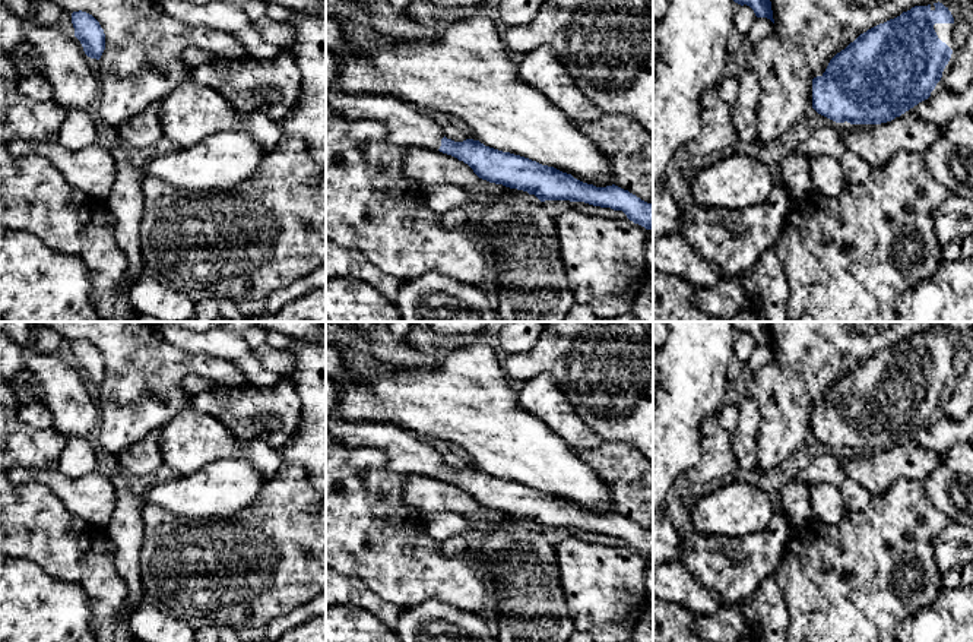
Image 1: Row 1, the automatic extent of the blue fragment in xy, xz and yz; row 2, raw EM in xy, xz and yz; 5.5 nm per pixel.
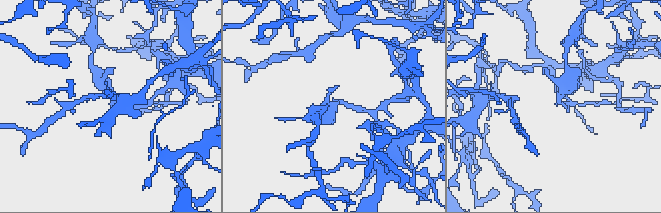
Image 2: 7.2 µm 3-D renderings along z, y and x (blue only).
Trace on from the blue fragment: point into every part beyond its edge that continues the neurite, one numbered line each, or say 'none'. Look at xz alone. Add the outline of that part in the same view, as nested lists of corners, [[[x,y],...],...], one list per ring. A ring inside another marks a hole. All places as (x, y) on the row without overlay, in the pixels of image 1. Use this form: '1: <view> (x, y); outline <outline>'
1: xz (406, 454); outline [[[326,417],[326,430],[346,447],[377,447],[387,456],[387,468],[408,475],[438,478],[443,455],[413,433],[386,423],[348,423]]]

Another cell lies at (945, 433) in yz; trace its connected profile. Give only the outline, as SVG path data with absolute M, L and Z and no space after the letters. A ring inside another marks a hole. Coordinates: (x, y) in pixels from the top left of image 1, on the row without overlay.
M973 409L961 420L944 417L909 437L913 443L929 450L948 450L955 445L973 446Z

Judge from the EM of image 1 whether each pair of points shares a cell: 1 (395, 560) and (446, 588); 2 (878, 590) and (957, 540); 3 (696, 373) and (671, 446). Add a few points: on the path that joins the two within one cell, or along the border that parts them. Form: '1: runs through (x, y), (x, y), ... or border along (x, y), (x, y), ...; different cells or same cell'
1: runs through (408, 566), (433, 575); same cell
2: border along (950, 522), (932, 541), (935, 565), (941, 573); different cells
3: runs through (688, 391), (671, 418), (671, 429); same cell

